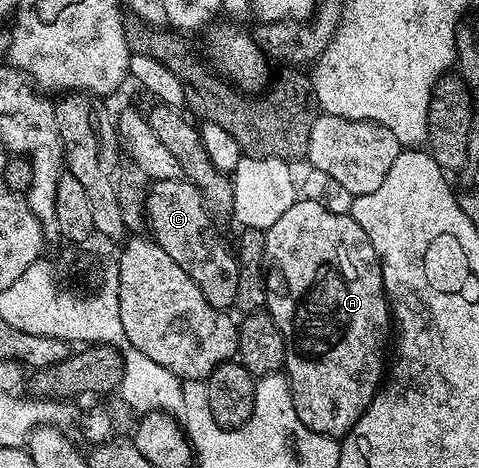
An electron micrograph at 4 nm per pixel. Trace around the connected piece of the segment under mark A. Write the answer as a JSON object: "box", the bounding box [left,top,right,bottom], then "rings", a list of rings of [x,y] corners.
{"box":[264,199,390,439],"rings":[[[297,199],[288,211],[283,212],[282,217],[278,219],[273,226],[268,228],[264,234],[264,255],[276,270],[270,273],[270,288],[266,293],[267,312],[276,315],[284,305],[284,293],[292,293],[296,300],[296,322],[292,325],[292,334],[289,332],[284,346],[284,364],[283,372],[288,379],[288,385],[292,388],[292,398],[294,399],[294,411],[298,411],[298,419],[306,423],[319,433],[325,433],[328,437],[337,439],[343,438],[345,433],[349,433],[354,427],[354,423],[364,414],[366,407],[371,403],[372,396],[382,384],[382,378],[386,373],[386,361],[384,365],[384,344],[390,341],[390,306],[388,304],[388,295],[384,291],[384,280],[380,270],[380,260],[362,227],[347,212],[335,213],[332,209],[327,209],[324,205],[319,205],[316,201],[303,201]]]}

